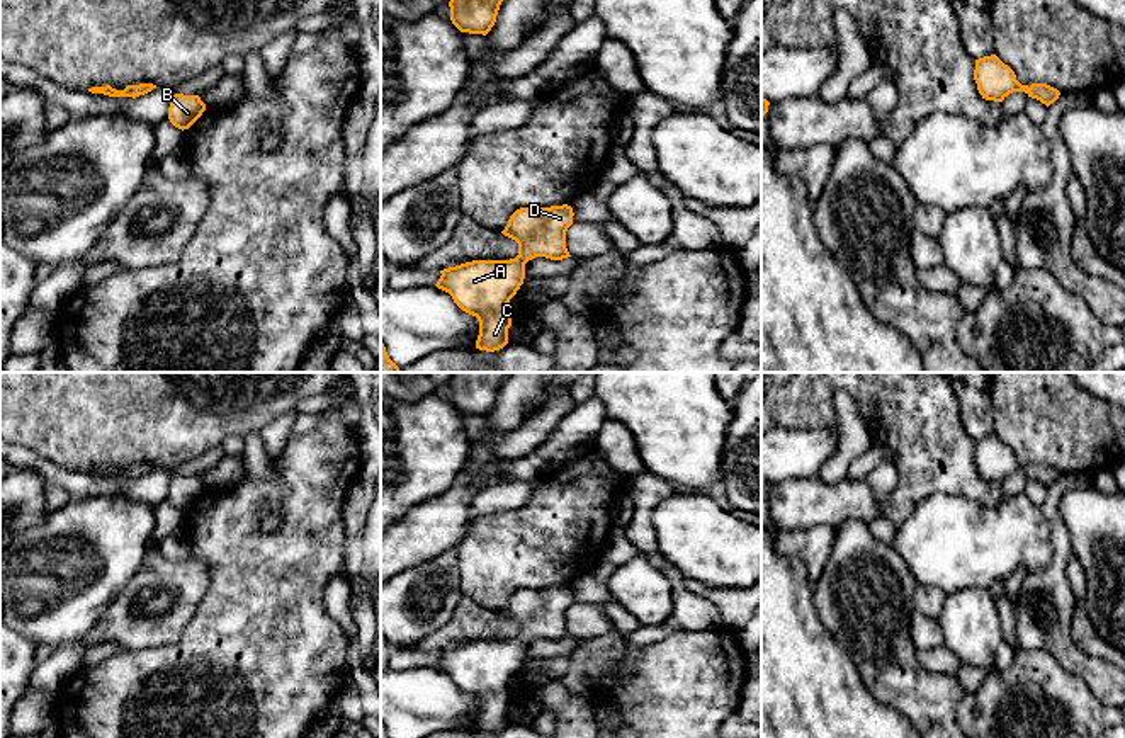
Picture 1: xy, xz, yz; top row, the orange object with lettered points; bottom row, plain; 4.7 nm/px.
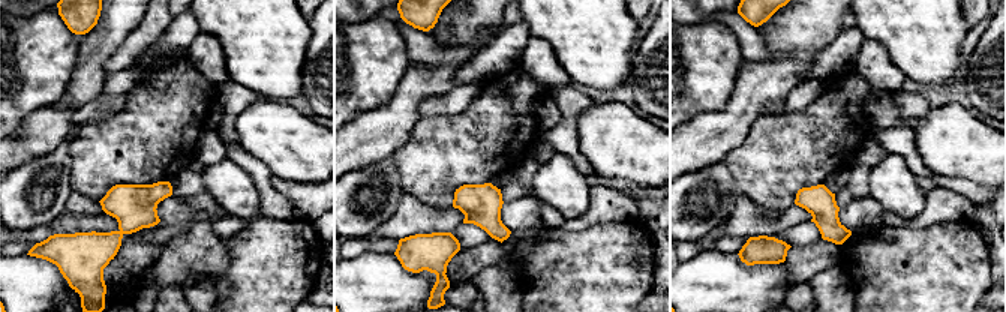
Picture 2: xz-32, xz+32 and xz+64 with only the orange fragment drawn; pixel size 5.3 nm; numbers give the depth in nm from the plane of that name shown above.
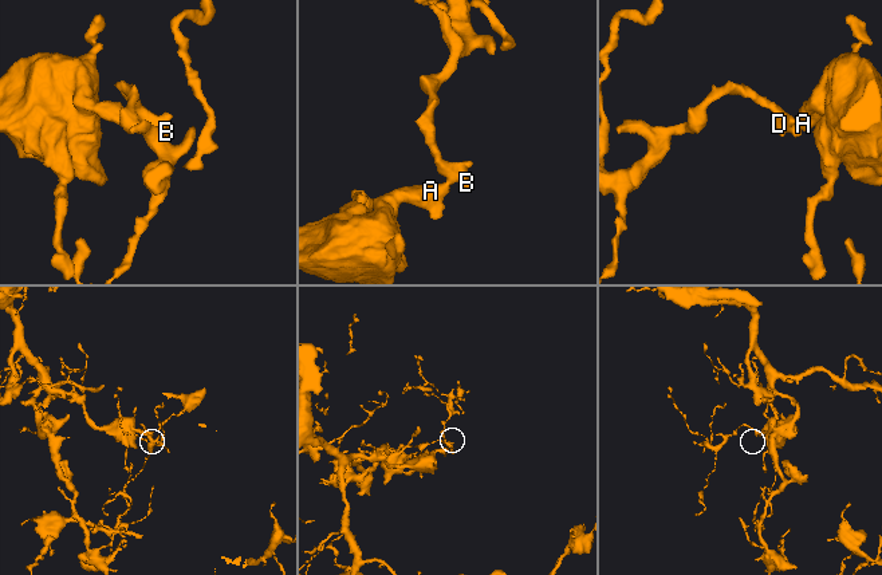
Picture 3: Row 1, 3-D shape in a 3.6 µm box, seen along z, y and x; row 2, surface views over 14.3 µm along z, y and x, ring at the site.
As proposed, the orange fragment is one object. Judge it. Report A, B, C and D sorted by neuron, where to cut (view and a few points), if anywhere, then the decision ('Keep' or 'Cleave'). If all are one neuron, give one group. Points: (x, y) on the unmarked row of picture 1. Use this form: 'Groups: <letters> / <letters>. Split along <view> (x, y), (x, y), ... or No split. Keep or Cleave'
Groups: A B C D. No split. Keep

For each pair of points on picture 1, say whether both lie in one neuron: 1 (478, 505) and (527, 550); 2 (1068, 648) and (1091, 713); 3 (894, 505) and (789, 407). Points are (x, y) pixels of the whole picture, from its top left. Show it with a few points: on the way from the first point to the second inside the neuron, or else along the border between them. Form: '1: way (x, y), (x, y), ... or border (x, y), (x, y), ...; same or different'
1: border (525, 504), (515, 509), (481, 514), (474, 521); different
2: border (1045, 652), (1076, 674), (1103, 706); different
3: way (908, 459), (908, 441), (857, 390), (835, 390); same

